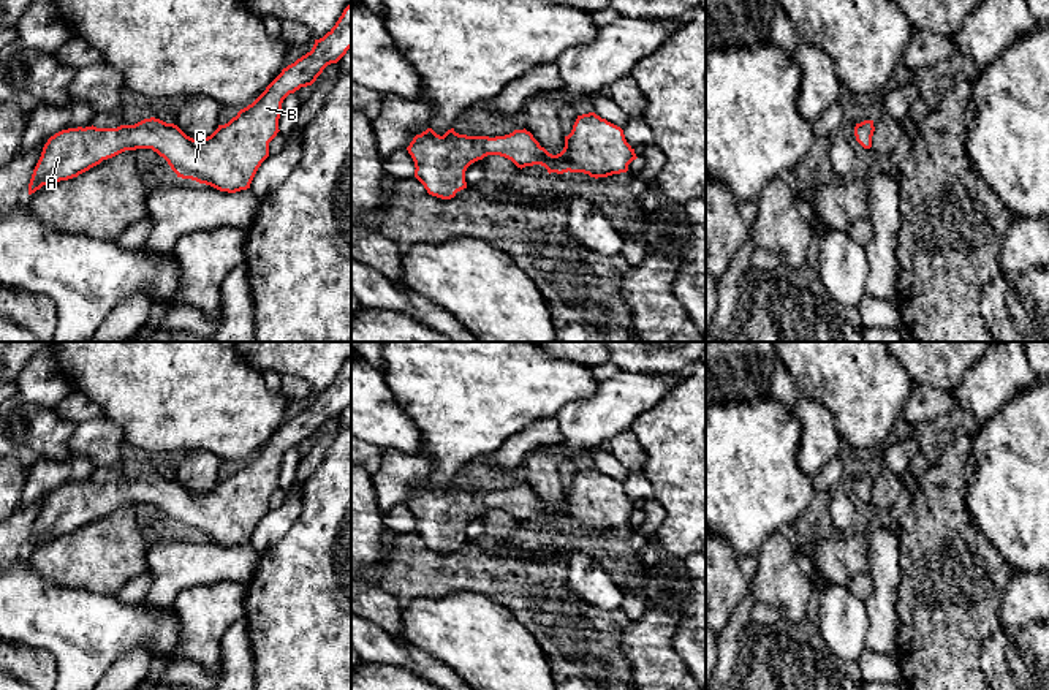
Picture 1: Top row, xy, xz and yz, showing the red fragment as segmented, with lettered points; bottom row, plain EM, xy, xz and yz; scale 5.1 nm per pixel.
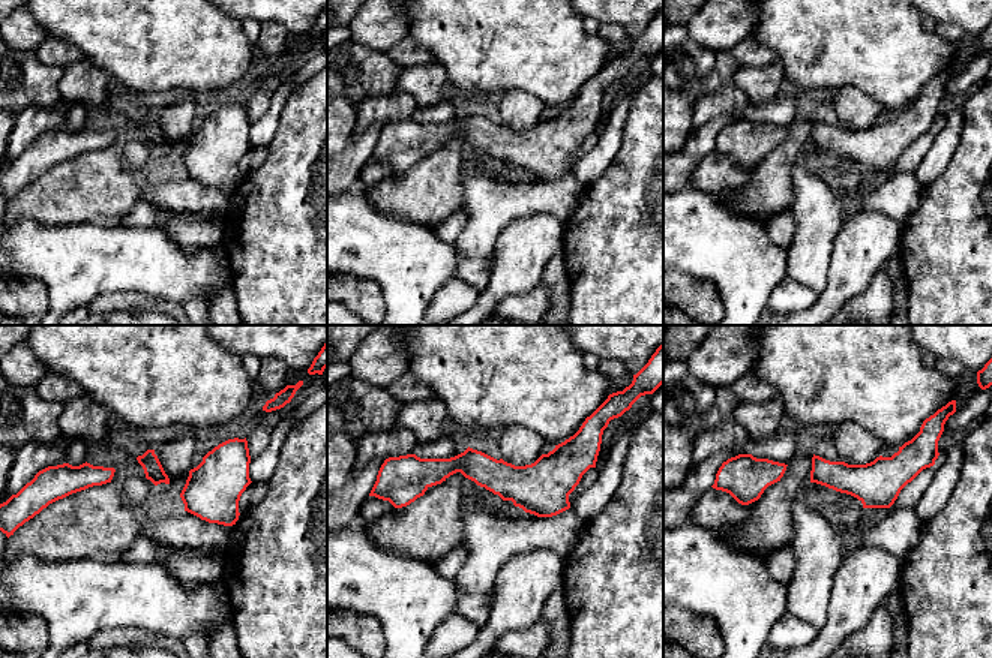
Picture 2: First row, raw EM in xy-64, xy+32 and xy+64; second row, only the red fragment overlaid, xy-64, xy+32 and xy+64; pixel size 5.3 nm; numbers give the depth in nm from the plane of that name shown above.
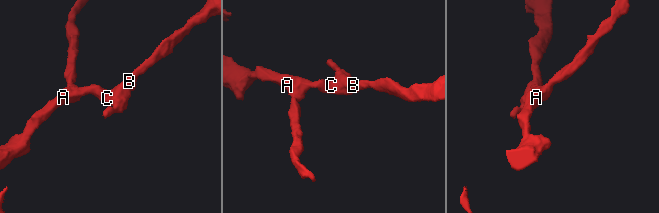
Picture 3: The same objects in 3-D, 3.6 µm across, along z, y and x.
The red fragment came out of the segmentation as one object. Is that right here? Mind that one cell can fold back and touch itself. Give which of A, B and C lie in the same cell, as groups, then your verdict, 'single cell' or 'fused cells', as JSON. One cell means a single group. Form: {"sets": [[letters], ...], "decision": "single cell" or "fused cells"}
{"sets": [["A", "B", "C"]], "decision": "single cell"}

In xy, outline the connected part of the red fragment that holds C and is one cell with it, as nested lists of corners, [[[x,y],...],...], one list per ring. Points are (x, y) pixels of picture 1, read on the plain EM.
[[[351,358],[335,380],[315,394],[310,407],[283,423],[252,459],[204,494],[193,494],[177,480],[155,472],[117,483],[92,480],[62,484],[44,499],[28,538],[28,549],[136,503],[157,506],[177,532],[228,548],[247,544],[269,511],[269,497],[280,486],[283,454],[301,442],[312,440],[323,424],[337,418],[350,402]]]

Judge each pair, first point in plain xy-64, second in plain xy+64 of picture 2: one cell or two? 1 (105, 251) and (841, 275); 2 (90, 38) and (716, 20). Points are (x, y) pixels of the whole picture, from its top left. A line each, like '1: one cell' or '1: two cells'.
1: two cells
2: two cells

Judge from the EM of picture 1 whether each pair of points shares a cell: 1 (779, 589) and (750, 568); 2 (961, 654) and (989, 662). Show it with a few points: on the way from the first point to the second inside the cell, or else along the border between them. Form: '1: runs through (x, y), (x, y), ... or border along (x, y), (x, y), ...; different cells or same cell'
1: border along (757, 554), (757, 573), (750, 581); different cells
2: border along (997, 625), (983, 643), (980, 655), (981, 673); different cells

